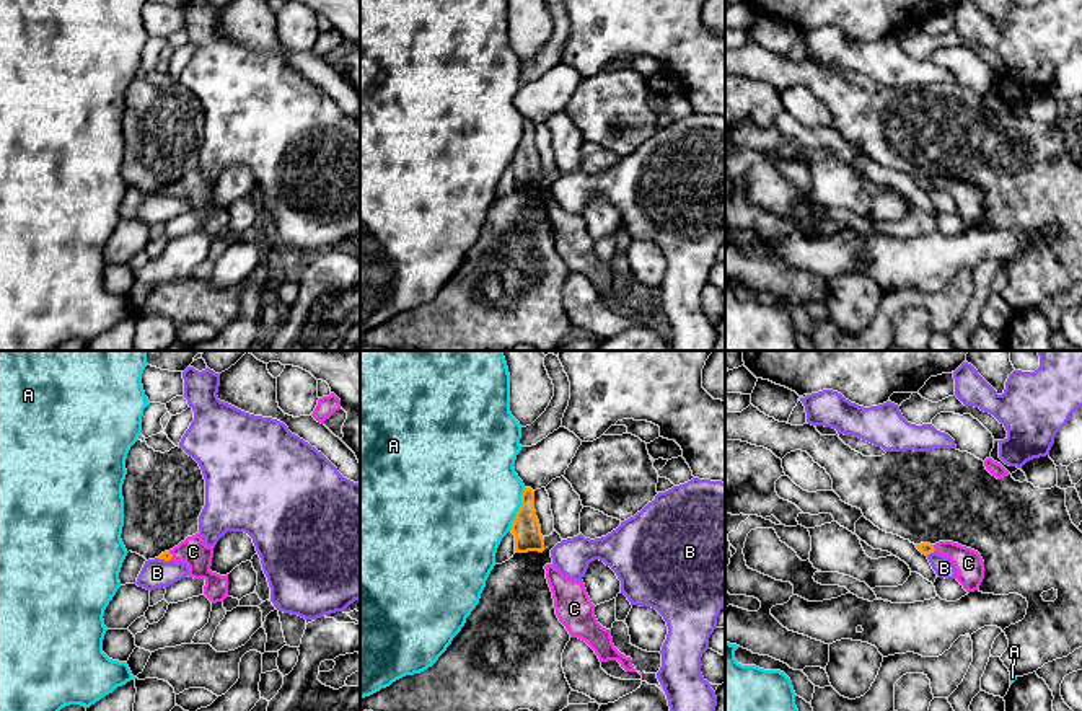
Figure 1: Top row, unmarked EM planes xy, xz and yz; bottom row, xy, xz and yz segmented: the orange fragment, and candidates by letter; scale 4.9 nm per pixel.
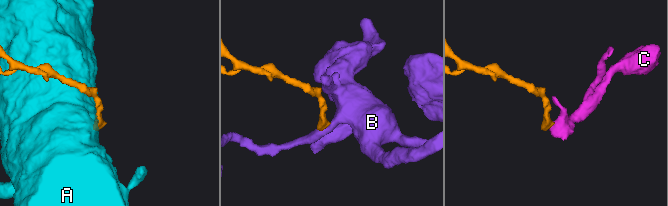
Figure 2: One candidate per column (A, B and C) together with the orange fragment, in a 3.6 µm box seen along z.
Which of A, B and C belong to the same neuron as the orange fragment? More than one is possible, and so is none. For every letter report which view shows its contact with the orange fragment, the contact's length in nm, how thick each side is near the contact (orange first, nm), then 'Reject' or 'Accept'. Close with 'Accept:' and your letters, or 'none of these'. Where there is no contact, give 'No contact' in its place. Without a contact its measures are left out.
A: Touches orange in xz. Shared border 240 nm. Thickness 140 nm (orange) against 500 nm. Reject
B: Touches orange in yz. Shared border 50 nm. Thickness 60 nm (orange) against 100 nm. Reject
C: Touches orange in yz. Shared border 40 nm. Thickness 60 nm (orange) against 140 nm. Accept
Accept: C

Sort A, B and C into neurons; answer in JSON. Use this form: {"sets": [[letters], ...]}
{"sets": [["A"], ["B"], ["C"]]}

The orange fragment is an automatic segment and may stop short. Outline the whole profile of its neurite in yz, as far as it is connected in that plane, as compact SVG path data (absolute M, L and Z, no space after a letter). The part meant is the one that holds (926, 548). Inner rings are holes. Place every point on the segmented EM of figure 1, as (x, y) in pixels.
M953 541L921 543L916 548L926 556L934 551L947 556L957 569L957 581L968 594L979 589L984 579L984 561L978 551Z

